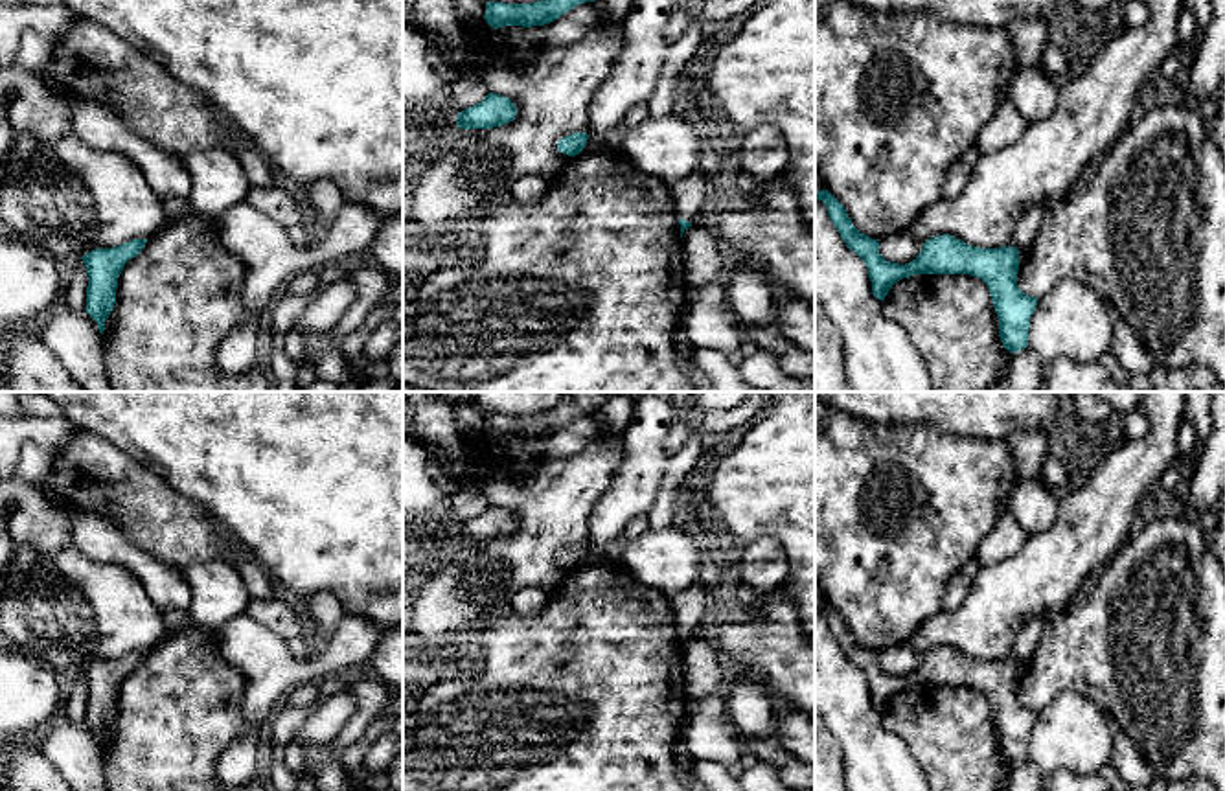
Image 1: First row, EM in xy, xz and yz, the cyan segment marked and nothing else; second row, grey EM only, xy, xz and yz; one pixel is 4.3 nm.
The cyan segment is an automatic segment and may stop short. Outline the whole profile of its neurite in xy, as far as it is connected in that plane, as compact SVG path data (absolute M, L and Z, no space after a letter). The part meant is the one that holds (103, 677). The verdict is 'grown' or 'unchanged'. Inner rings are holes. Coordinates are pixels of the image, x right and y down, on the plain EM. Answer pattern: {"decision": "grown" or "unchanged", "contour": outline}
{"decision": "unchanged", "contour": "M132 651L120 659L96 660L81 670L88 688L85 723L97 734L101 747L116 716L118 690L125 675L136 670L145 655L147 651Z"}

